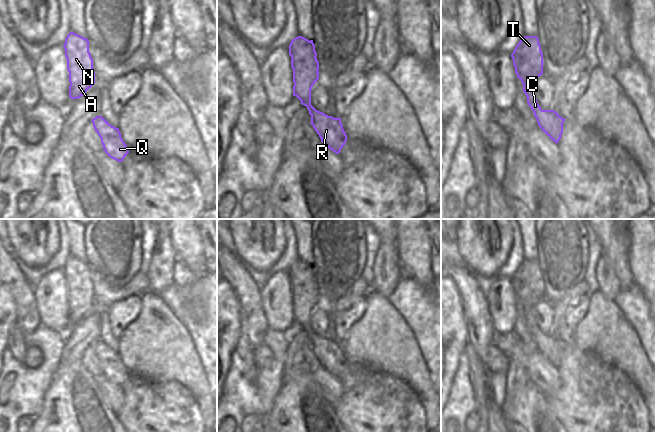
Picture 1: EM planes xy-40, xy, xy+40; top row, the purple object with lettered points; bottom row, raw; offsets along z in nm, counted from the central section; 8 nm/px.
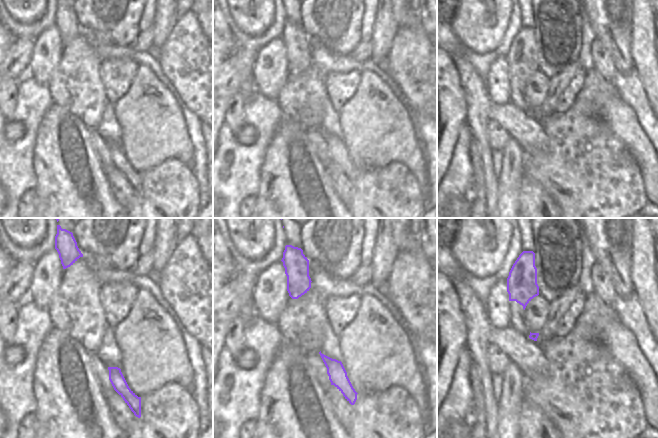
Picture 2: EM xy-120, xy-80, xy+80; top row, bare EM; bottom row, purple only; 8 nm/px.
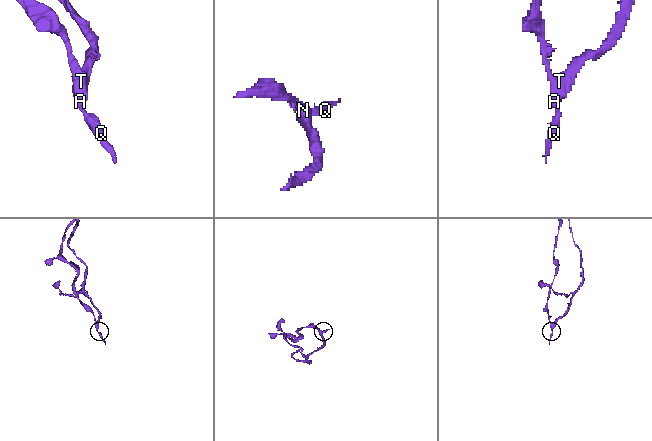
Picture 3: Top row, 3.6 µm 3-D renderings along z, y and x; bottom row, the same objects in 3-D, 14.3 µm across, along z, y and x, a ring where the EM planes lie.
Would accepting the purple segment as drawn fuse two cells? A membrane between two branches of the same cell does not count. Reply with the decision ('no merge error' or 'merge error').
merge error

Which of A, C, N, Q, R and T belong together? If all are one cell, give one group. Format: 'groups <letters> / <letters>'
groups A C N Q R / T

